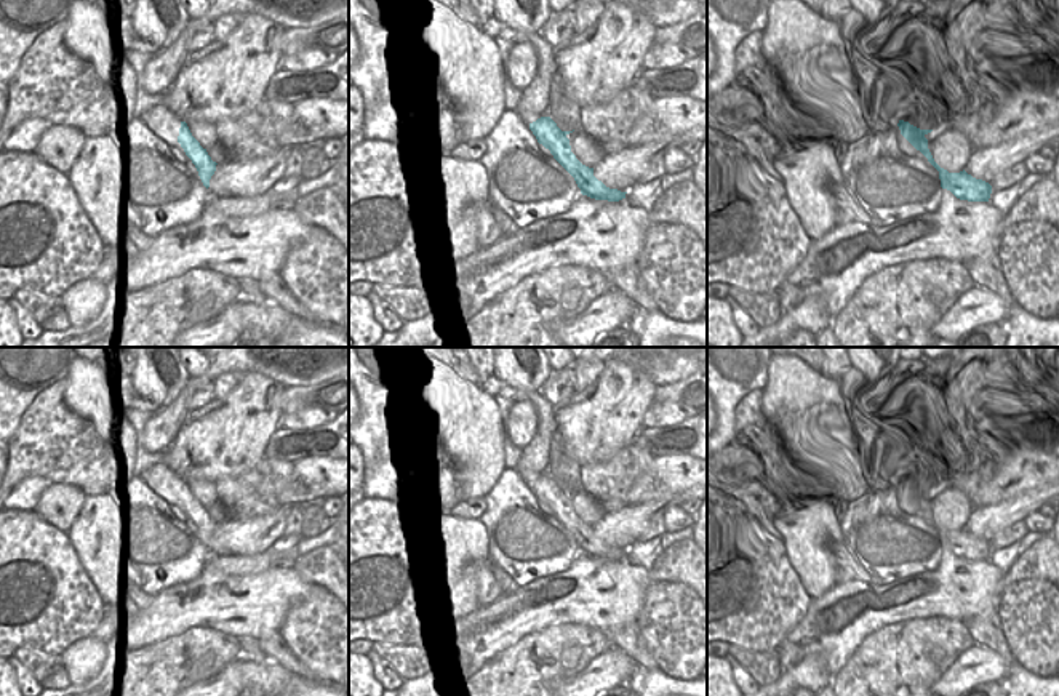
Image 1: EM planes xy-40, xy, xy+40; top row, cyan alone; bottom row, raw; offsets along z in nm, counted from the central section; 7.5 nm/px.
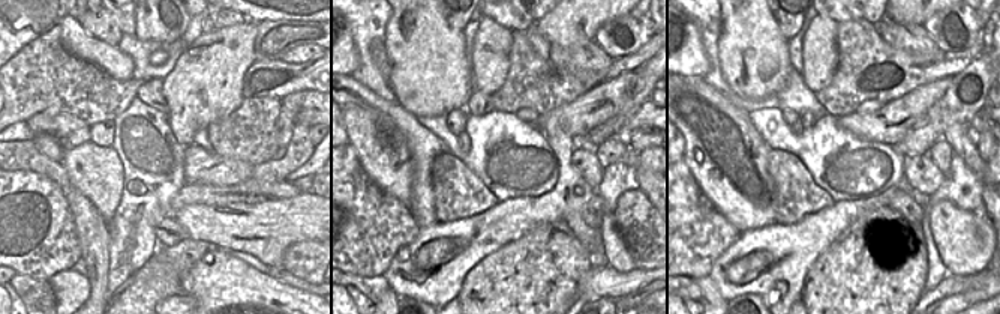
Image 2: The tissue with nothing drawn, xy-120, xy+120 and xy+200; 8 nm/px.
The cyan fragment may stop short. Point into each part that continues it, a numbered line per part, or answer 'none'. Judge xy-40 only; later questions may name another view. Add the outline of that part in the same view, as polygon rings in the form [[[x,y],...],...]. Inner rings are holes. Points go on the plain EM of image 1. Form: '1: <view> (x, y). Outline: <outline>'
1: xy-40 (205, 492). Outline: [[[171,446],[165,450],[163,459],[157,464],[163,464],[181,480],[186,480],[192,494],[200,501],[203,507],[211,507],[219,502],[214,482],[195,480],[190,477],[190,462],[186,458],[176,458],[170,453]]]

